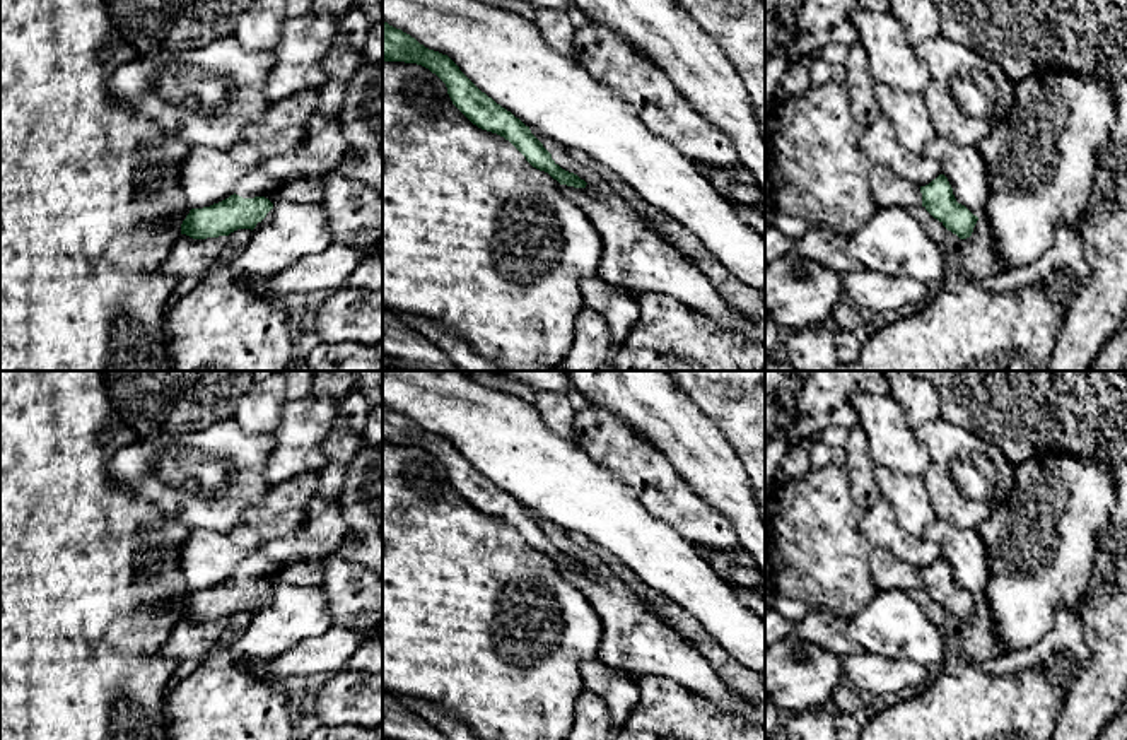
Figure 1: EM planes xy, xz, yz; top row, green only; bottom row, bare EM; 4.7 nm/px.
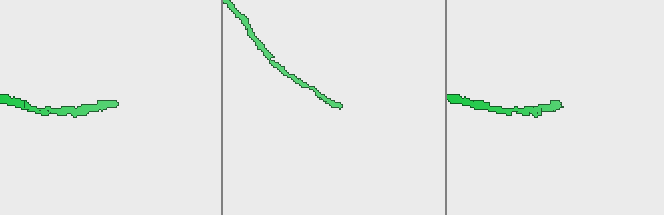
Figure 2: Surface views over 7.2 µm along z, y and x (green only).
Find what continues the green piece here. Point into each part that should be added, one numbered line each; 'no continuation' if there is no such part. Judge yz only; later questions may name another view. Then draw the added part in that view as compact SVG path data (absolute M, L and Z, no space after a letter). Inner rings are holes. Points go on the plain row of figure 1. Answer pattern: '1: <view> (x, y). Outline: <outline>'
no continuation

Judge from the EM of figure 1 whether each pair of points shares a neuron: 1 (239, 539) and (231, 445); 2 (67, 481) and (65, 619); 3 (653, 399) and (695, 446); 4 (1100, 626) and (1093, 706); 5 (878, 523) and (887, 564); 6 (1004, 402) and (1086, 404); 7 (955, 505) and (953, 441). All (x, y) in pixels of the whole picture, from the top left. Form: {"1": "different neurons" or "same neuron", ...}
{"1": "different neurons", "2": "same neuron", "3": "same neuron", "4": "same neuron", "5": "different neurons", "6": "same neuron", "7": "same neuron"}

